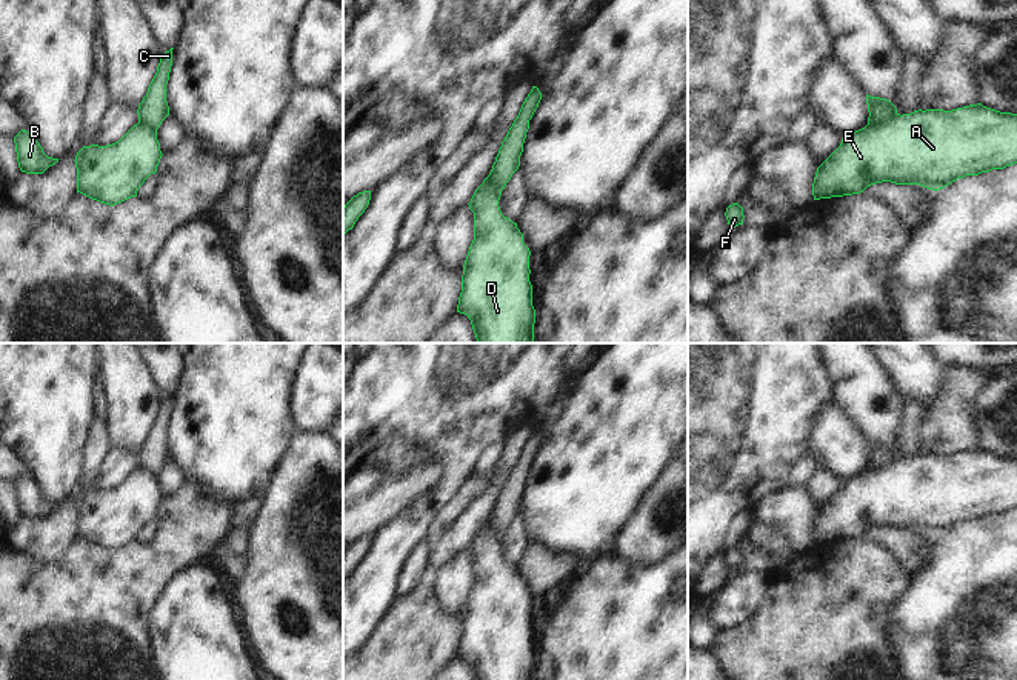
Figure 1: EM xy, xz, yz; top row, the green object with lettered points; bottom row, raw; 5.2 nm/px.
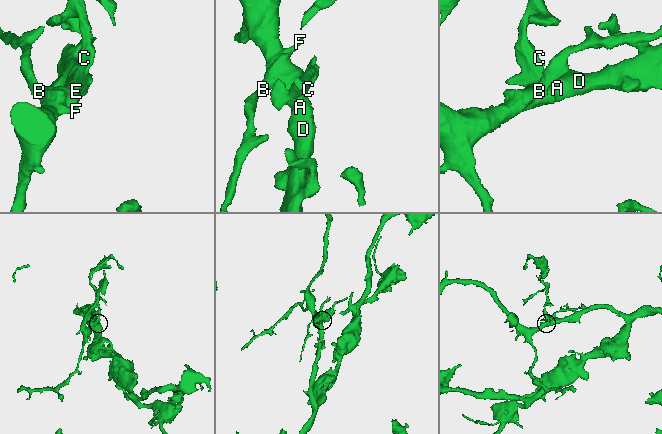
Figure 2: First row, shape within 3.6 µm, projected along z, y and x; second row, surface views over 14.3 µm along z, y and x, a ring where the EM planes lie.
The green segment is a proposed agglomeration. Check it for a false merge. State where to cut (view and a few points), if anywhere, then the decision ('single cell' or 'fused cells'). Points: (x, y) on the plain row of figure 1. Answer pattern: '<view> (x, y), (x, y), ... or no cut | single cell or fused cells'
yz (897, 459), (879, 470), (866, 471) | fused cells

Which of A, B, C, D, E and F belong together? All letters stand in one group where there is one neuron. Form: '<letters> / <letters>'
A B D E F / C

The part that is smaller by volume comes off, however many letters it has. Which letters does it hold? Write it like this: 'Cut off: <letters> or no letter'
Cut off: C

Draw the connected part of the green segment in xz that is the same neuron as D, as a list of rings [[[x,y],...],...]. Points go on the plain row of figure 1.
[[[488,520],[468,548],[474,557],[474,585],[463,609],[457,657],[471,665],[475,680],[534,680],[531,595],[523,588],[517,568],[502,558],[498,545],[491,535]]]

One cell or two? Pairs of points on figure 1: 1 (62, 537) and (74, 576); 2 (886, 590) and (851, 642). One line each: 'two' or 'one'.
1: two
2: one

